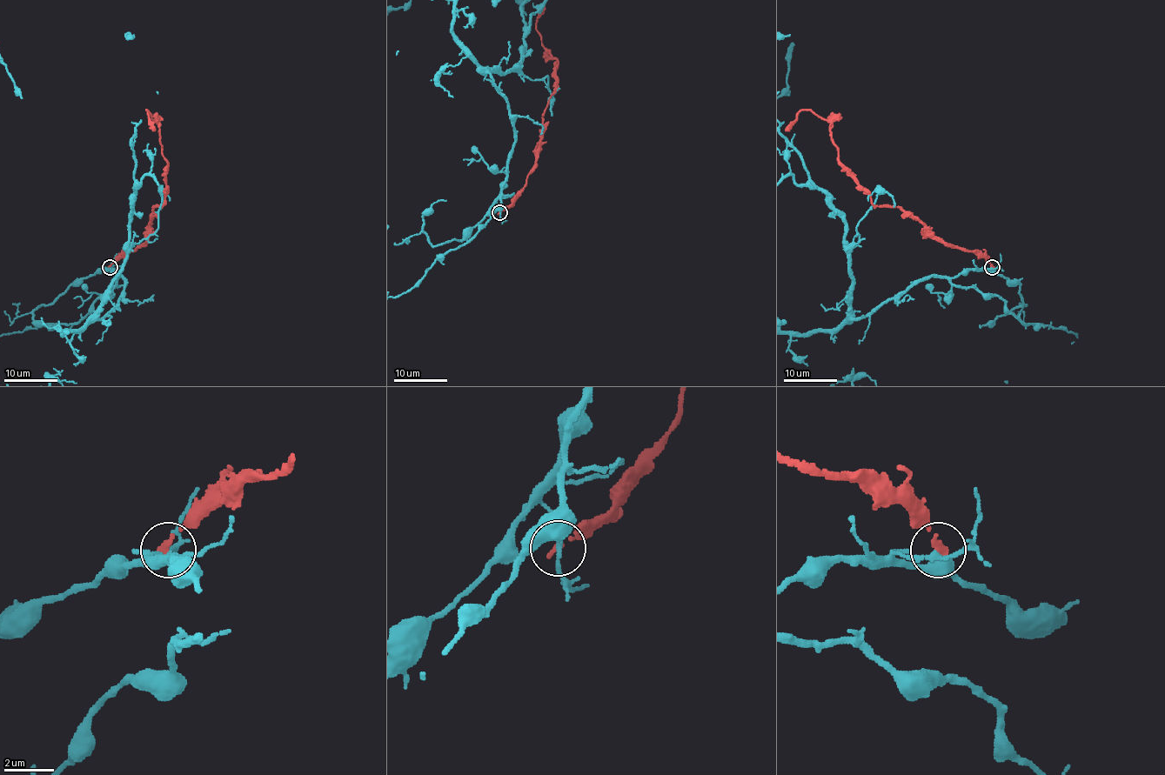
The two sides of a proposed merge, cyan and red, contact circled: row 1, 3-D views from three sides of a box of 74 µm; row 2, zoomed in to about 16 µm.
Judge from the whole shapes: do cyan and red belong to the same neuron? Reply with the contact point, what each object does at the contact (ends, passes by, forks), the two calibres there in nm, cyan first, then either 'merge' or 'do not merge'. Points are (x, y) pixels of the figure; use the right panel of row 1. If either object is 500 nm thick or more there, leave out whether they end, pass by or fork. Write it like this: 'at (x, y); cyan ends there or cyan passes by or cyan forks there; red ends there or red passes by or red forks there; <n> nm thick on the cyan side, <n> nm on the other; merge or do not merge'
at (992, 267); cyan passes by; red ends there; 180 nm thick on the cyan side, 240 nm on the other; do not merge

